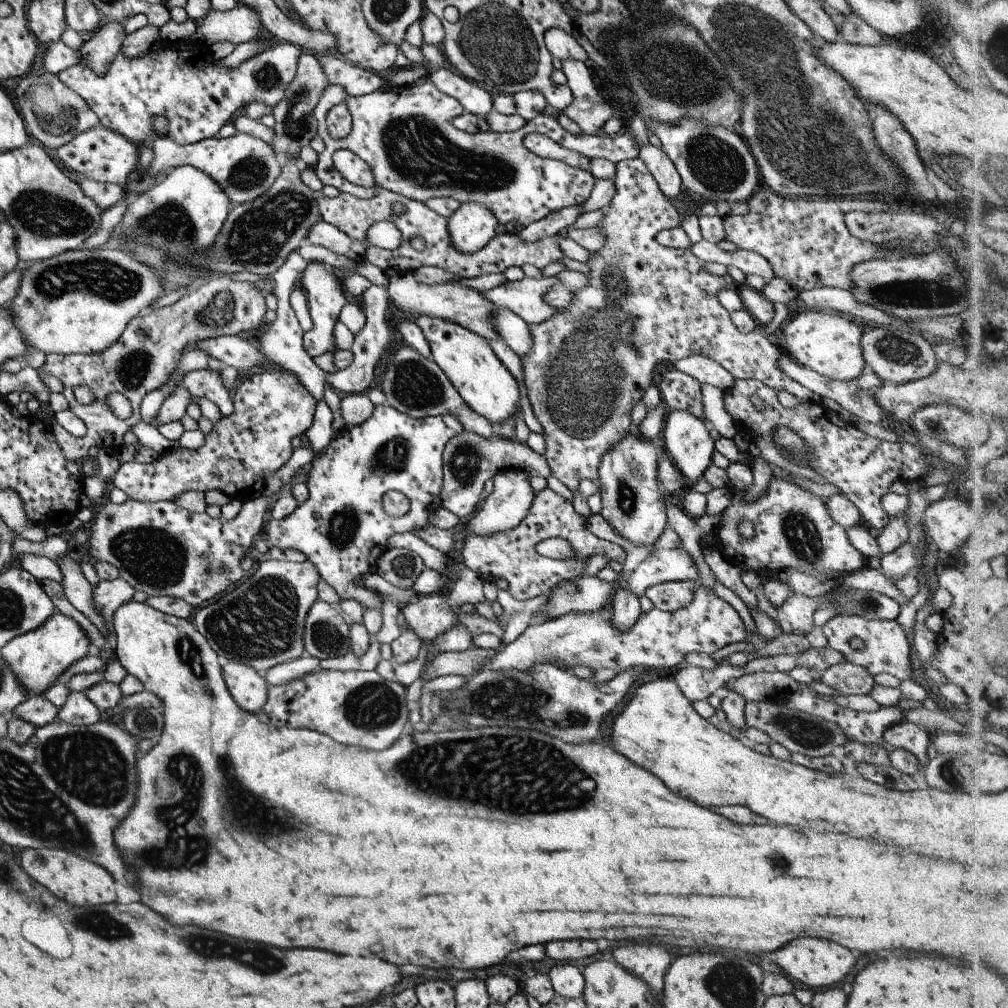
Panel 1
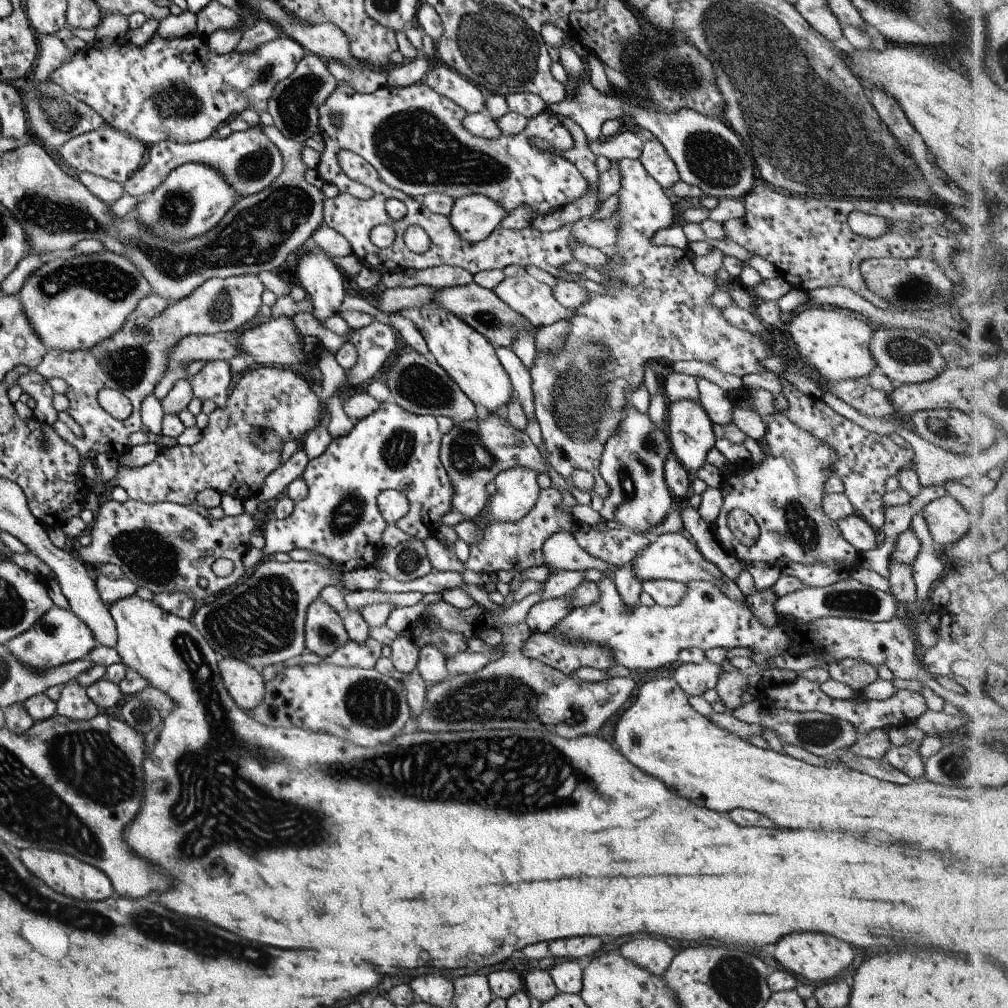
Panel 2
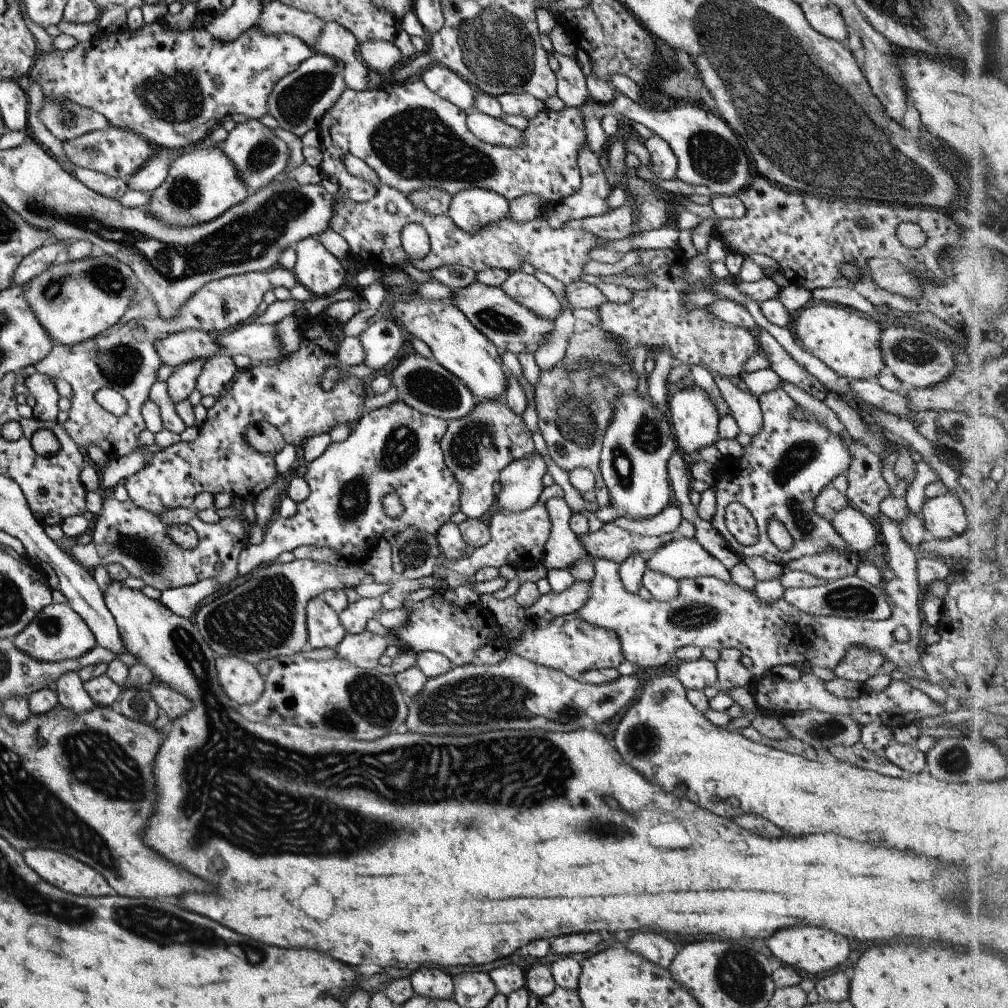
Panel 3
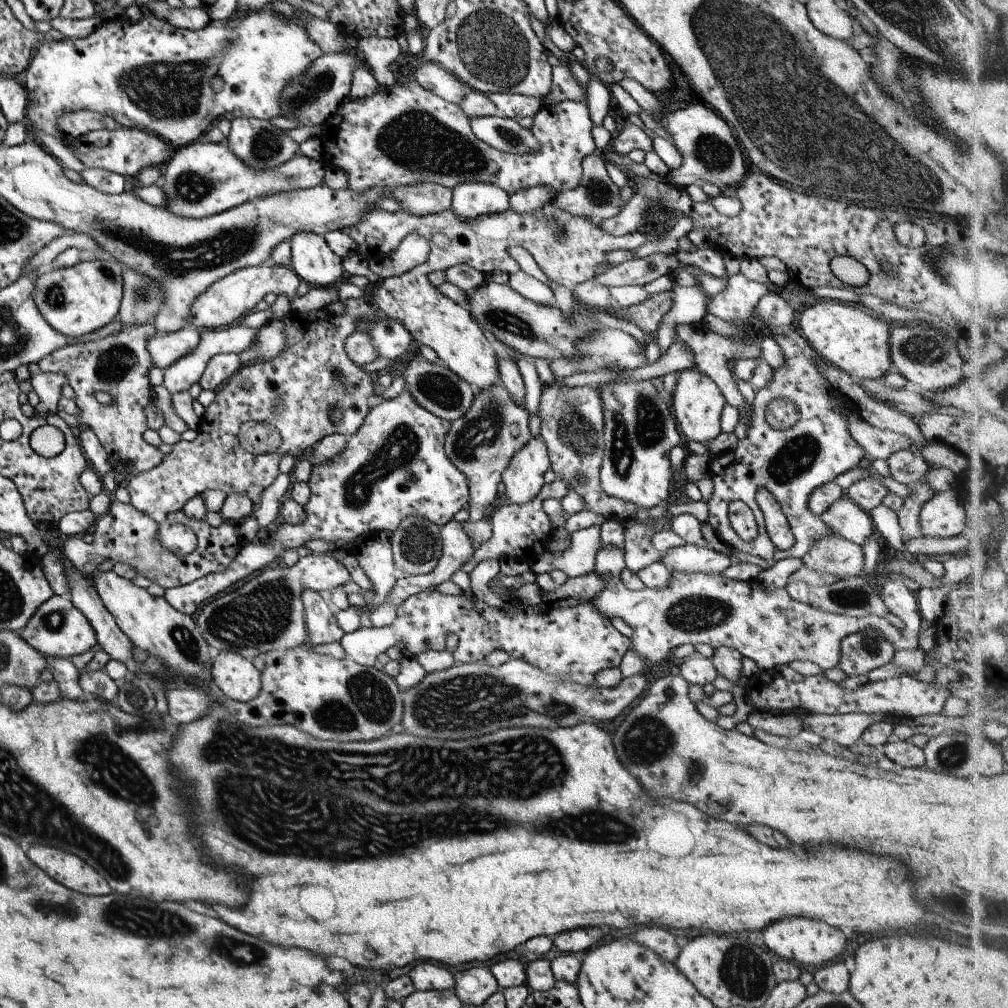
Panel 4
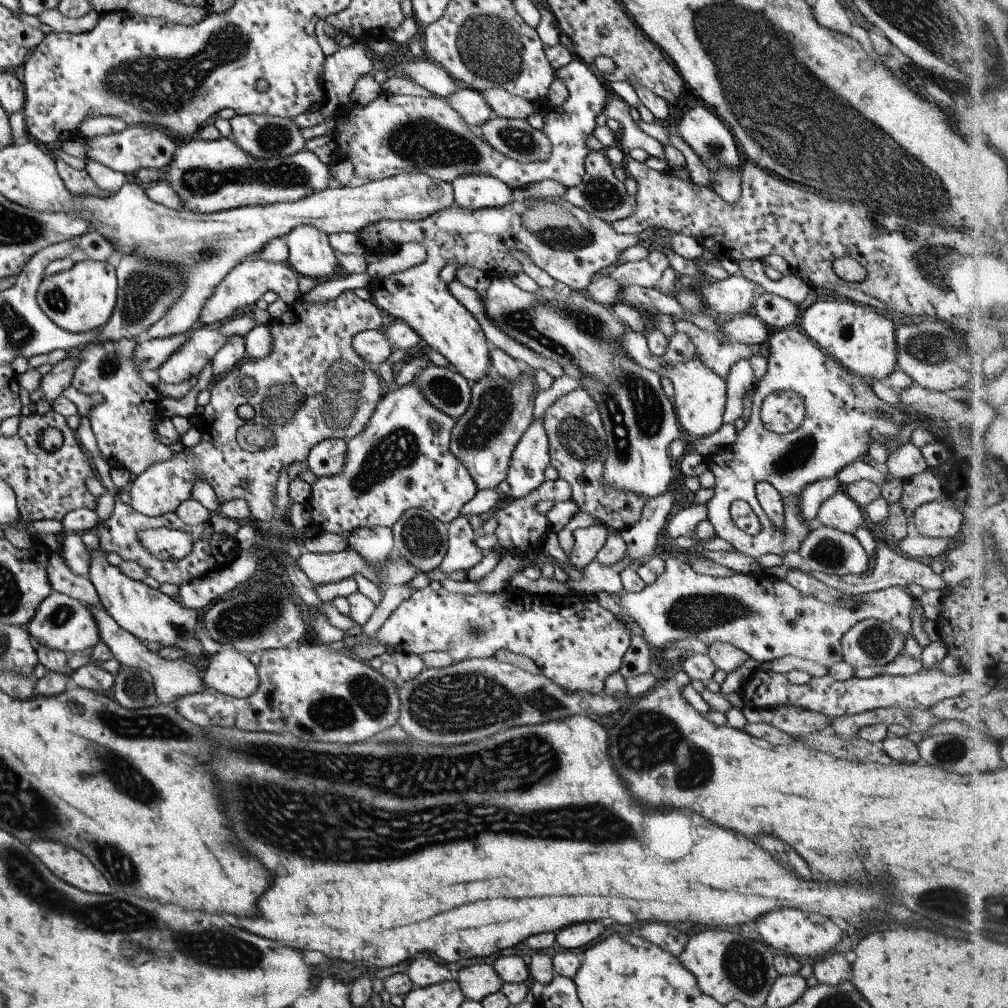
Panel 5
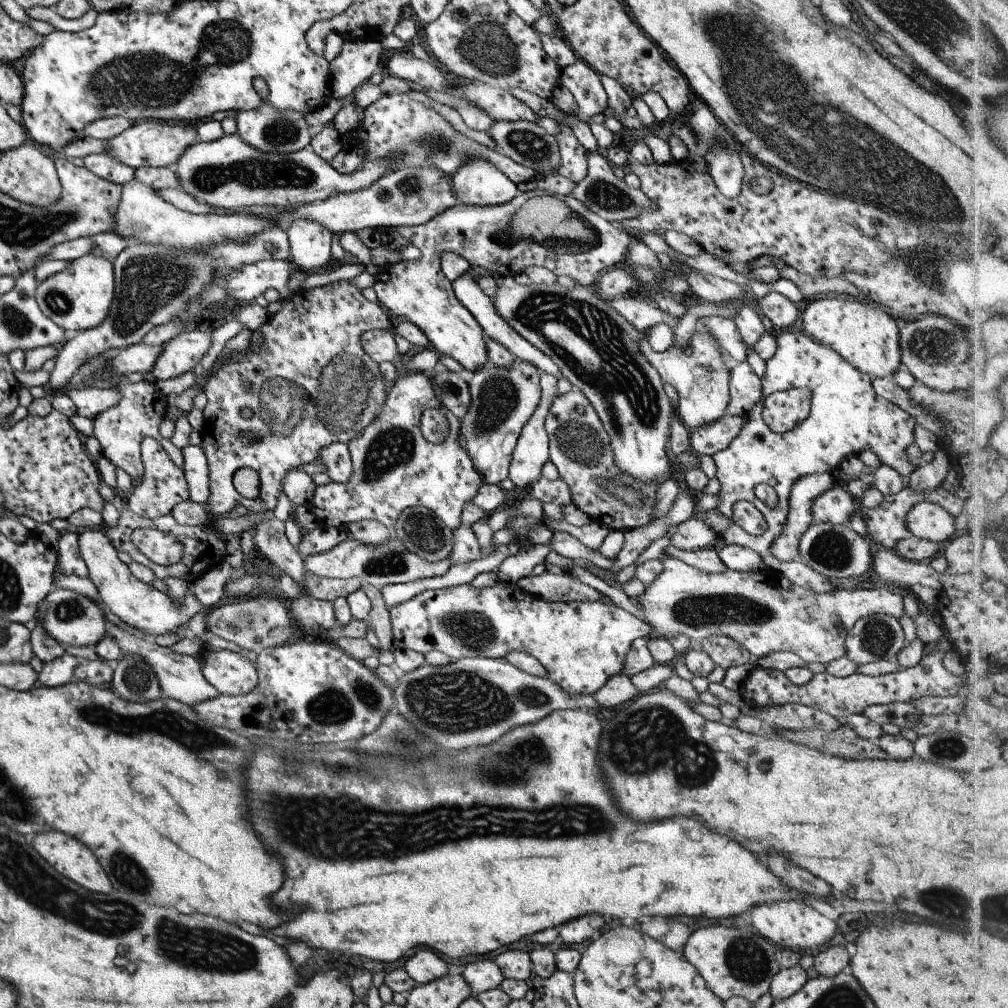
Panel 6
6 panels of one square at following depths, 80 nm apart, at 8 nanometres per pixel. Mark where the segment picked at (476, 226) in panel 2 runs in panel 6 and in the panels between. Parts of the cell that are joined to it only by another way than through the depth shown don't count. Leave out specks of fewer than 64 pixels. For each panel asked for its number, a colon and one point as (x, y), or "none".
3: (471, 209)
4: (469, 199)
5: (473, 191)
6: (477, 182)

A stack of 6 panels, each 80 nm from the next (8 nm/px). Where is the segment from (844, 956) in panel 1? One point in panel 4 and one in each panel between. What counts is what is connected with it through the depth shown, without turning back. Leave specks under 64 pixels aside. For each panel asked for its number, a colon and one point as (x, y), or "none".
2: (814, 957)
3: (813, 950)
4: (806, 942)

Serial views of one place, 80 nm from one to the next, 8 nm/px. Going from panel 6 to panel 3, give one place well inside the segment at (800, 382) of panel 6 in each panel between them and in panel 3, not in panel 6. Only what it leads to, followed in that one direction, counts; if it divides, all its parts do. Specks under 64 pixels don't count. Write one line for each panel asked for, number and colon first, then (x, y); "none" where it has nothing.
3: (787, 462)
4: (790, 463)
5: (842, 416)

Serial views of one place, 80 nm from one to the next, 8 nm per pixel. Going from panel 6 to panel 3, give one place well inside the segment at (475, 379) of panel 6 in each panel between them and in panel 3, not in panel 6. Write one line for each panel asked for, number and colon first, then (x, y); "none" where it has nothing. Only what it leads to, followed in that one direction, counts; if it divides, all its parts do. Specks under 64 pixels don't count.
3: (476, 447)
4: (480, 443)
5: (482, 438)

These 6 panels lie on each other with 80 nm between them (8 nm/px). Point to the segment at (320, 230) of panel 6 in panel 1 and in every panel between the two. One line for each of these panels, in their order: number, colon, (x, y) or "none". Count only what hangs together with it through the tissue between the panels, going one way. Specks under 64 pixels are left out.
1: (321, 285)
2: (321, 280)
3: (320, 273)
4: (311, 260)
5: (309, 253)

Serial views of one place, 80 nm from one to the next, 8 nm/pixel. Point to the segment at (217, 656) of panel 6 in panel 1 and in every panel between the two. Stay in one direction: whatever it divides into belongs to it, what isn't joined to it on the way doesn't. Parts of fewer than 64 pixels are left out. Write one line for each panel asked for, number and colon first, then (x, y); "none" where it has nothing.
1: (248, 689)
2: (245, 686)
3: (239, 680)
4: (234, 676)
5: (229, 672)

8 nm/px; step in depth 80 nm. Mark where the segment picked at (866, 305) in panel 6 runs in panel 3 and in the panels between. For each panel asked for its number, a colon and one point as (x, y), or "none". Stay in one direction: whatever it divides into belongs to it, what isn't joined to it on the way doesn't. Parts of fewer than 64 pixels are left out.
3: (847, 343)
4: (844, 335)
5: (858, 338)

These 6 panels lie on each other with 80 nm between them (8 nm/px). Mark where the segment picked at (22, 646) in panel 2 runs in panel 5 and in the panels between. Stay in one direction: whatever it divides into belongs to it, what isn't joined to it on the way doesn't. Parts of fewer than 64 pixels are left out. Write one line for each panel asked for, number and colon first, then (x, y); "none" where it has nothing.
3: (56, 632)
4: (57, 629)
5: (60, 622)

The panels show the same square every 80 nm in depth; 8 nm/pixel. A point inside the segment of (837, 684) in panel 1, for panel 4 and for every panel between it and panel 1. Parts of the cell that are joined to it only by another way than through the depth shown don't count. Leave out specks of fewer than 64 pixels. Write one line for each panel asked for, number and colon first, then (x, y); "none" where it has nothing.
2: (856, 675)
3: (859, 662)
4: (864, 650)

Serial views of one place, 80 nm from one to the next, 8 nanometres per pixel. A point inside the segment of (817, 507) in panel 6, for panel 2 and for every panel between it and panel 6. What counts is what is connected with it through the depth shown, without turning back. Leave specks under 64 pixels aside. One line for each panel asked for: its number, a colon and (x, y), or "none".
2: (857, 533)
3: (859, 533)
4: (843, 517)
5: (839, 512)

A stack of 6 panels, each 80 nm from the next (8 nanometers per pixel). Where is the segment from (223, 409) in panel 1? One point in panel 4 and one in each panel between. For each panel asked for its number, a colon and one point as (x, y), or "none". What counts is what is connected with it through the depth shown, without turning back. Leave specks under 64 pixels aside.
2: (213, 381)
3: (217, 372)
4: (218, 368)

